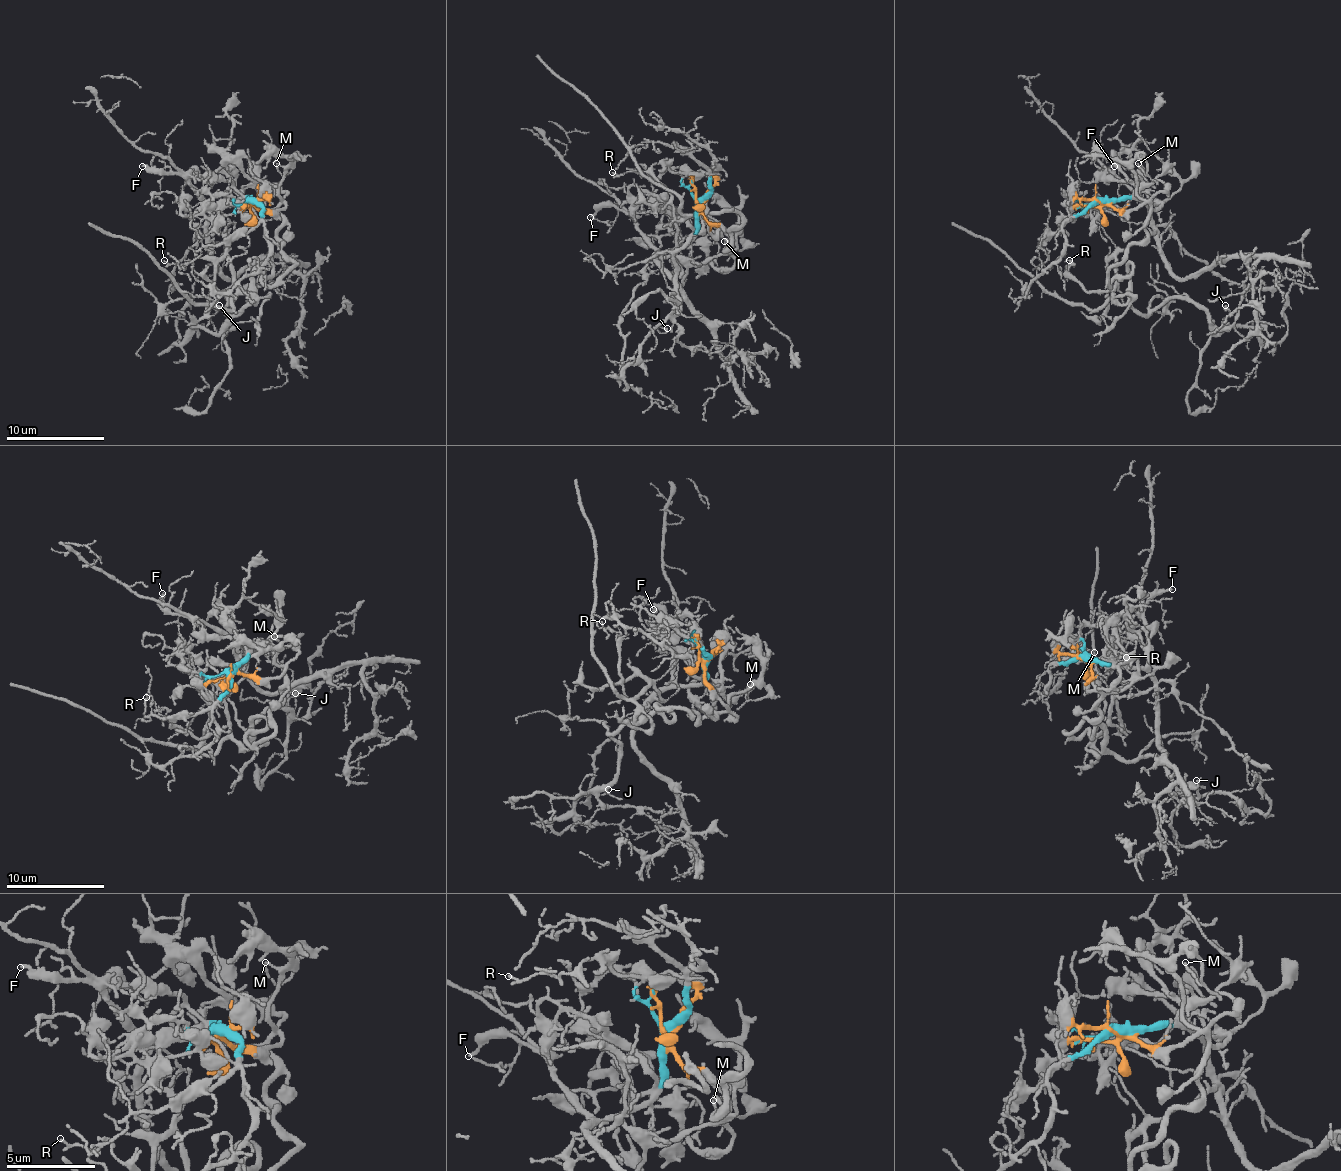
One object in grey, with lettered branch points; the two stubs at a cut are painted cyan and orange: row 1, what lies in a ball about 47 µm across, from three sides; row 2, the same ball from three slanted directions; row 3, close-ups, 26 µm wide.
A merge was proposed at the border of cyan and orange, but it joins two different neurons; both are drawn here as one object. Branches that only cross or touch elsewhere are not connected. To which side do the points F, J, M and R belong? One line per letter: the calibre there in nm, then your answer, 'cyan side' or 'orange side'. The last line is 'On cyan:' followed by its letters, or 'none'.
F: 170 nm | cyan side
J: 160 nm | orange side
M: 130 nm | orange side
R: 130 nm | orange side
On cyan: F

